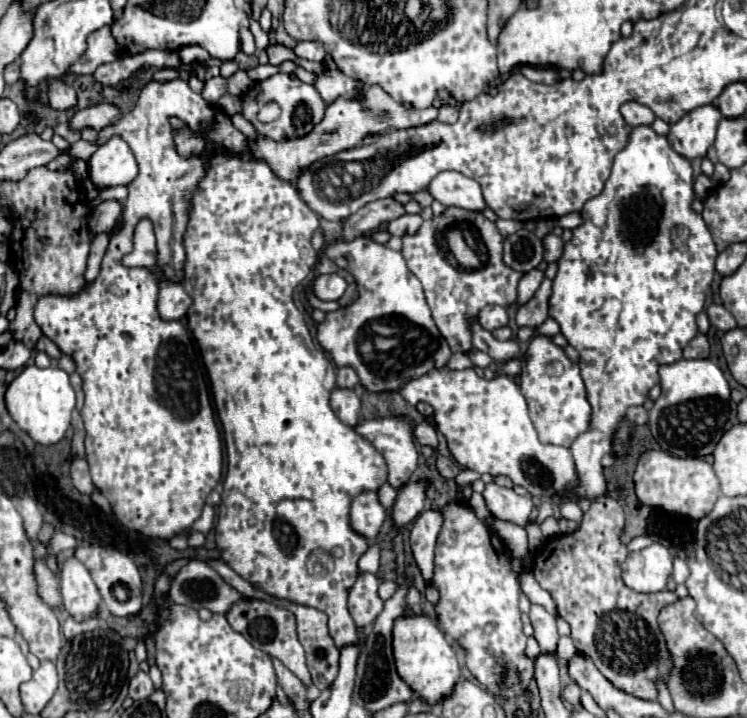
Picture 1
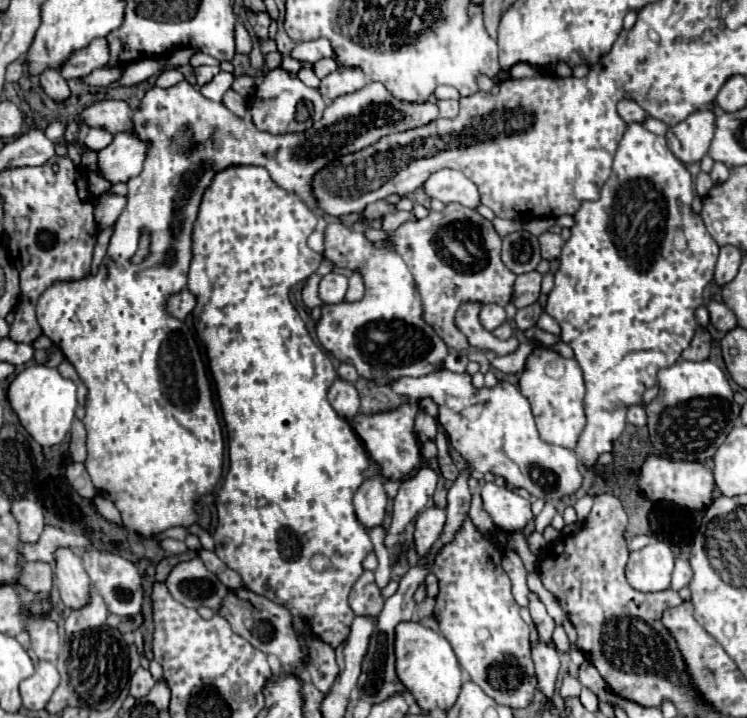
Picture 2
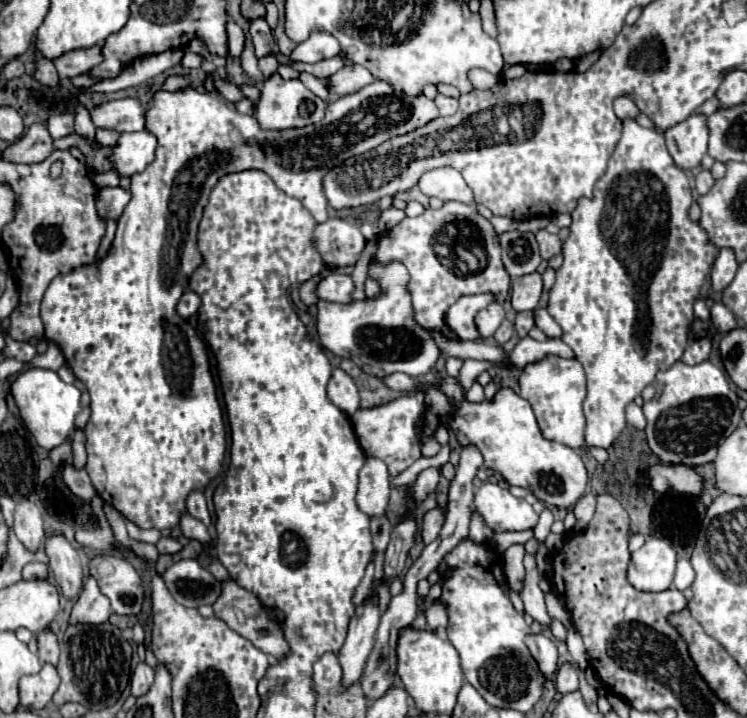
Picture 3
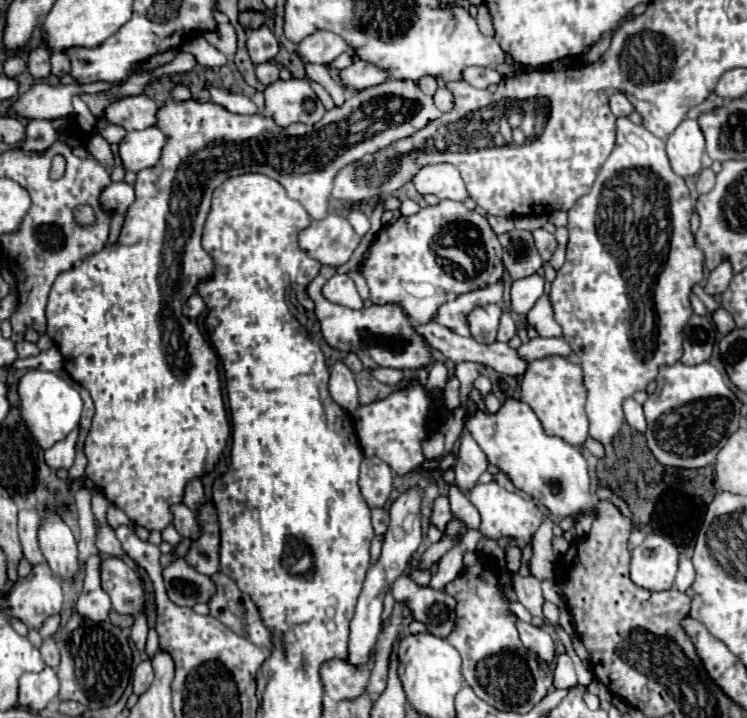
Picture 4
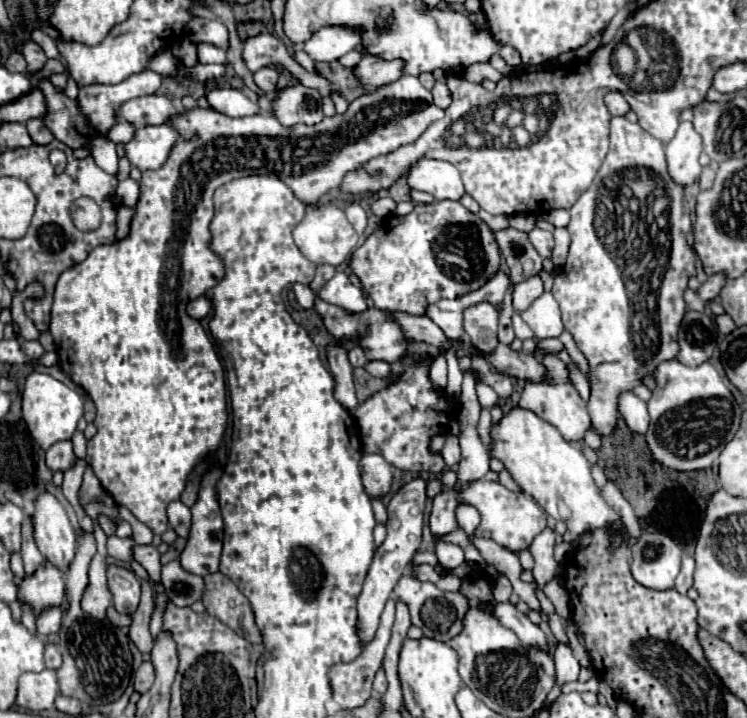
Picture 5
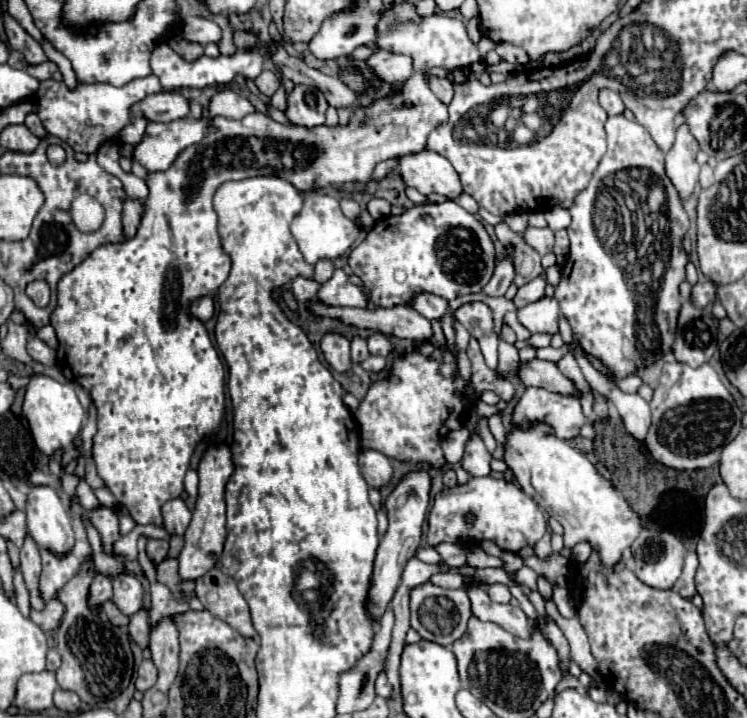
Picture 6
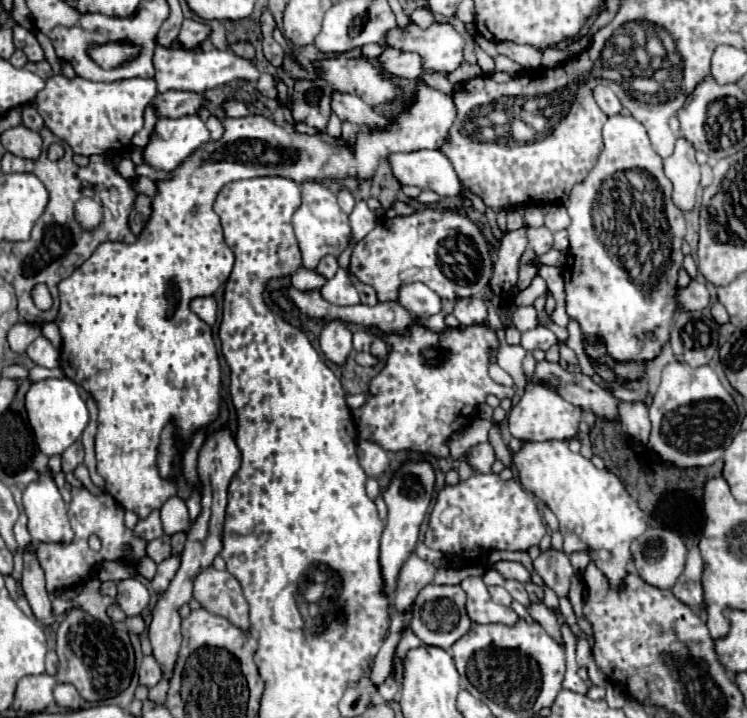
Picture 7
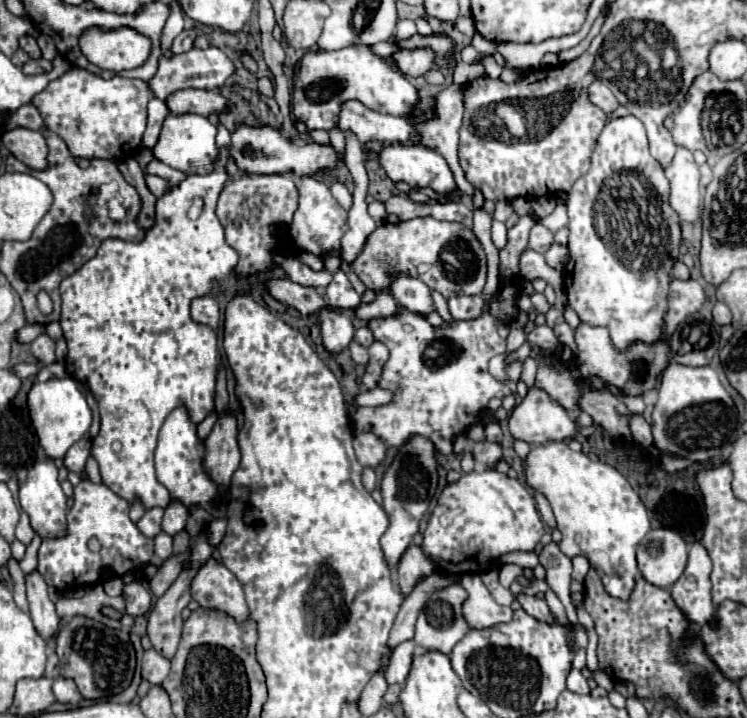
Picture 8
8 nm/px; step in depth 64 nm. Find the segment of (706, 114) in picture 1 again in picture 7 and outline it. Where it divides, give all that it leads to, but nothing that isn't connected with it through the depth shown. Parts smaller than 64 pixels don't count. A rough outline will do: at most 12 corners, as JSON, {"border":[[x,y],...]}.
{"border":[[678,138],[664,172],[674,184],[672,200],[694,208],[700,184],[696,150]]}

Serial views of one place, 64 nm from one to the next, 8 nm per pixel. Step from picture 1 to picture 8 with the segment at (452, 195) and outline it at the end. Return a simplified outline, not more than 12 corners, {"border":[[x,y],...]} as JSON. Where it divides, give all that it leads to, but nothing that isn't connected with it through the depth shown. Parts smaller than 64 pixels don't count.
{"border":[[388,144],[380,162],[394,182],[452,194],[444,156],[424,146]]}

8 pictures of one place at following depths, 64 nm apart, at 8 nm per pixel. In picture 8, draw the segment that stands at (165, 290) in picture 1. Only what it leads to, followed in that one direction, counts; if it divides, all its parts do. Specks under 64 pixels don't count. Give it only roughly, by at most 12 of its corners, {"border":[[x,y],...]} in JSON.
{"border":[[212,296],[192,300],[192,318],[218,328],[218,302]]}

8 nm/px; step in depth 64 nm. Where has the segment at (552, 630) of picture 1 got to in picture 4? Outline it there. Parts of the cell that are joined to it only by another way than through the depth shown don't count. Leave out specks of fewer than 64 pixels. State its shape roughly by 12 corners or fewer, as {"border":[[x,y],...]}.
{"border":[[512,574],[518,600],[544,620],[540,580]]}

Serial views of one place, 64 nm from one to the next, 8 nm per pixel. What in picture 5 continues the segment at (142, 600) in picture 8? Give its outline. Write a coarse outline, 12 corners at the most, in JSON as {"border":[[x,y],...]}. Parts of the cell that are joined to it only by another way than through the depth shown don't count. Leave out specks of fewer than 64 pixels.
{"border":[[108,566],[108,590],[120,614],[134,614],[140,582],[128,568]]}

